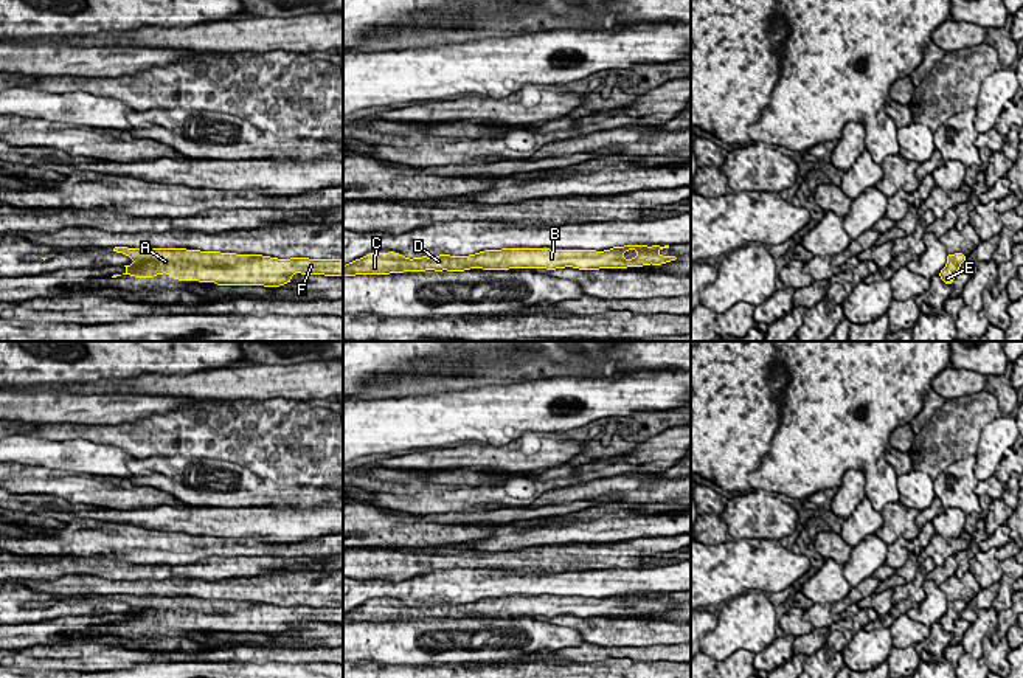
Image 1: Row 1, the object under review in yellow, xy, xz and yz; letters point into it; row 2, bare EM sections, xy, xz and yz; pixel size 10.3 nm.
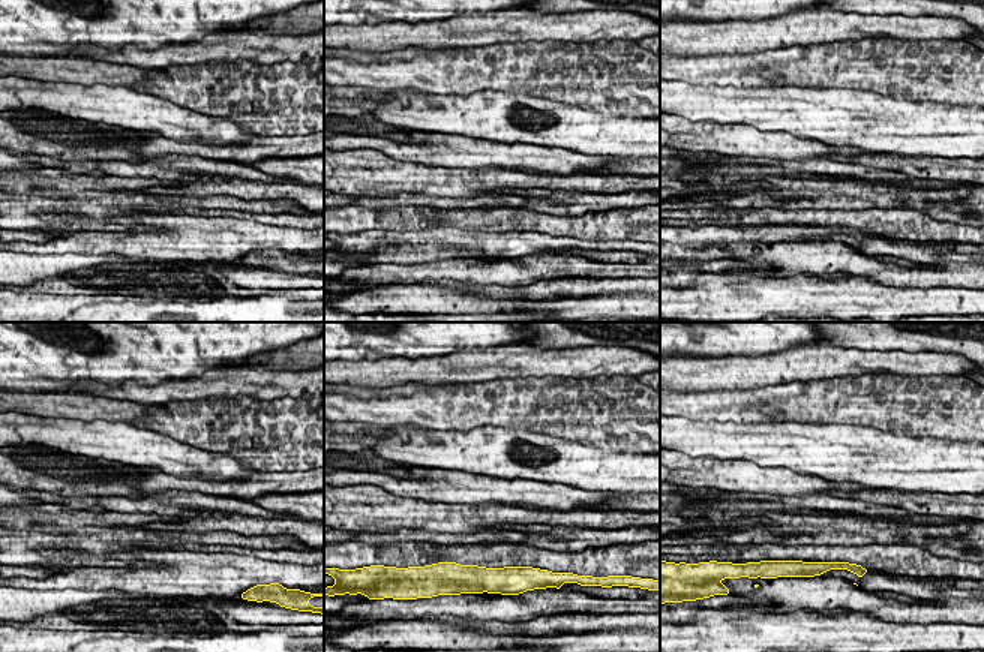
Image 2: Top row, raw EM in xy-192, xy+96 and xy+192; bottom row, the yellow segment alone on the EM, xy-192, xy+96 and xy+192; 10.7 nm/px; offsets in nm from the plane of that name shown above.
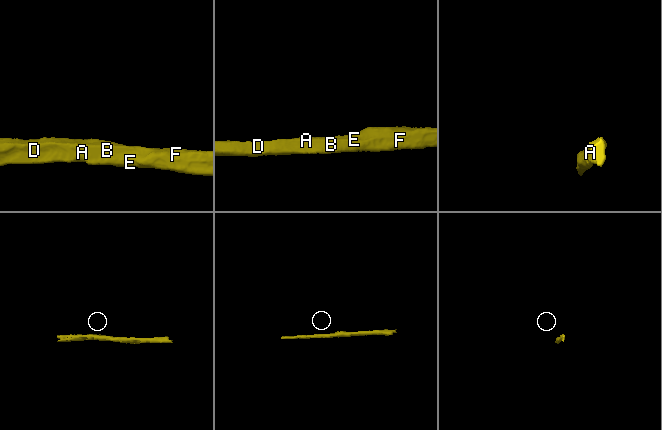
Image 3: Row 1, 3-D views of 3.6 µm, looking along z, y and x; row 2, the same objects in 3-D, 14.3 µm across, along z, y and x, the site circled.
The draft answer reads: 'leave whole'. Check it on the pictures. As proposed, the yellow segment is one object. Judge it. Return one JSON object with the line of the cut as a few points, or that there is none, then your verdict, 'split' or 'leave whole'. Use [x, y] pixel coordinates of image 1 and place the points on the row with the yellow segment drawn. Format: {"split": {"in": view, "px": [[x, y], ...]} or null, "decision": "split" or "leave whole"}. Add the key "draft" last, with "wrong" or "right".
{"split": null, "decision": "leave whole", "draft": "right"}

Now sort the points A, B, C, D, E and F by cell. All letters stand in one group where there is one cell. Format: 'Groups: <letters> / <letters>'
Groups: A B C D E F

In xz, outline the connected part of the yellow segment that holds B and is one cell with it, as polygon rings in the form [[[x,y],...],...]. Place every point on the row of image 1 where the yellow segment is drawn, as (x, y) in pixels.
[[[624,245],[610,250],[550,250],[550,248],[501,248],[484,250],[469,256],[439,254],[435,258],[404,258],[401,253],[368,253],[343,265],[343,276],[390,275],[404,272],[464,272],[470,268],[565,268],[579,270],[627,268],[649,264],[661,265],[675,261],[675,256],[661,256],[657,251],[669,245]]]

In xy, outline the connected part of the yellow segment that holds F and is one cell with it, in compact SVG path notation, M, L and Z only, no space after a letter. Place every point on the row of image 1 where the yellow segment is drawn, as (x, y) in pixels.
M112 247L135 262L124 265L123 275L154 278L168 273L179 281L214 282L217 285L281 287L293 273L343 278L342 259L278 259L262 254L236 254L186 248L127 248Z

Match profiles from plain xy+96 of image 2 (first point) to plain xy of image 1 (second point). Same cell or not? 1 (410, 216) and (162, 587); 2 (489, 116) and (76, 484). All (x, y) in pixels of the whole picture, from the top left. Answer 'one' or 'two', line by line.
1: one
2: two

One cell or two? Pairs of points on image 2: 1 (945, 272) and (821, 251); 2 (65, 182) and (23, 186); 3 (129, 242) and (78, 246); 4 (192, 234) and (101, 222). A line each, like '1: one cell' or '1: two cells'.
1: one cell
2: one cell
3: one cell
4: two cells

